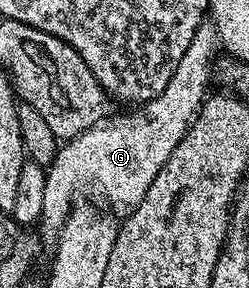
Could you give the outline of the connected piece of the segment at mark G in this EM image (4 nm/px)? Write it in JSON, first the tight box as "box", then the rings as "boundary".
{"box":[40,22,220,236],"boundary":[[[202,22],[175,74],[157,99],[144,102],[129,115],[110,115],[58,148],[56,159],[46,170],[40,228],[51,236],[60,234],[72,213],[75,195],[93,193],[124,211],[131,211],[142,201],[147,188],[170,158],[171,151],[182,141],[201,108],[220,47],[220,37],[212,22]]]}

